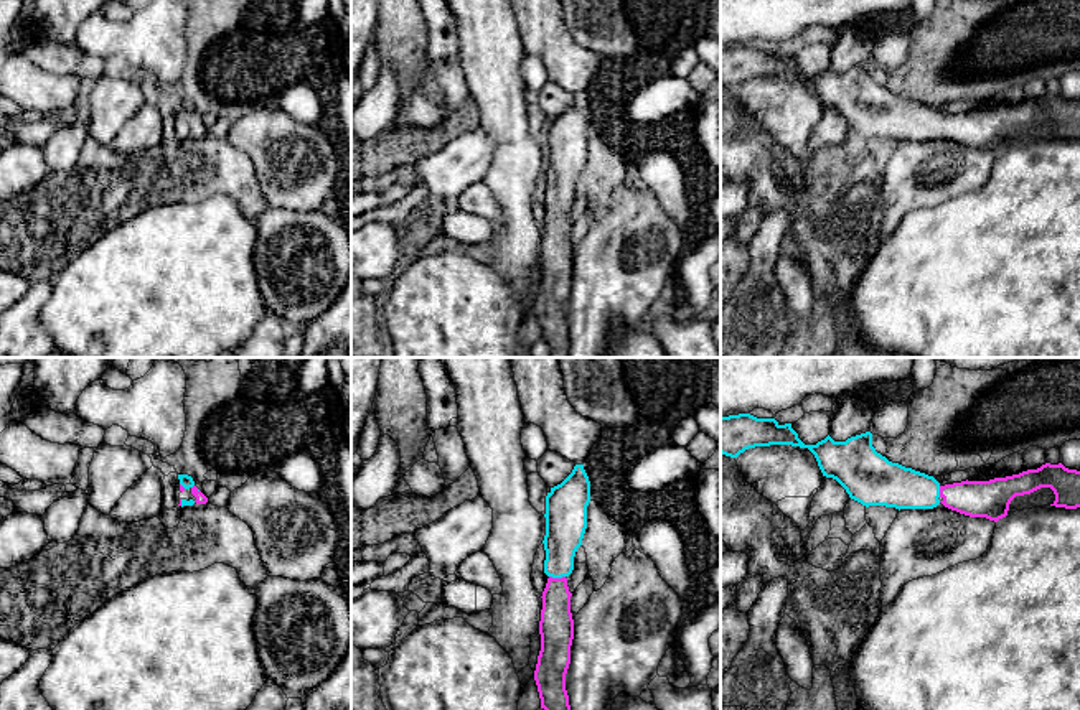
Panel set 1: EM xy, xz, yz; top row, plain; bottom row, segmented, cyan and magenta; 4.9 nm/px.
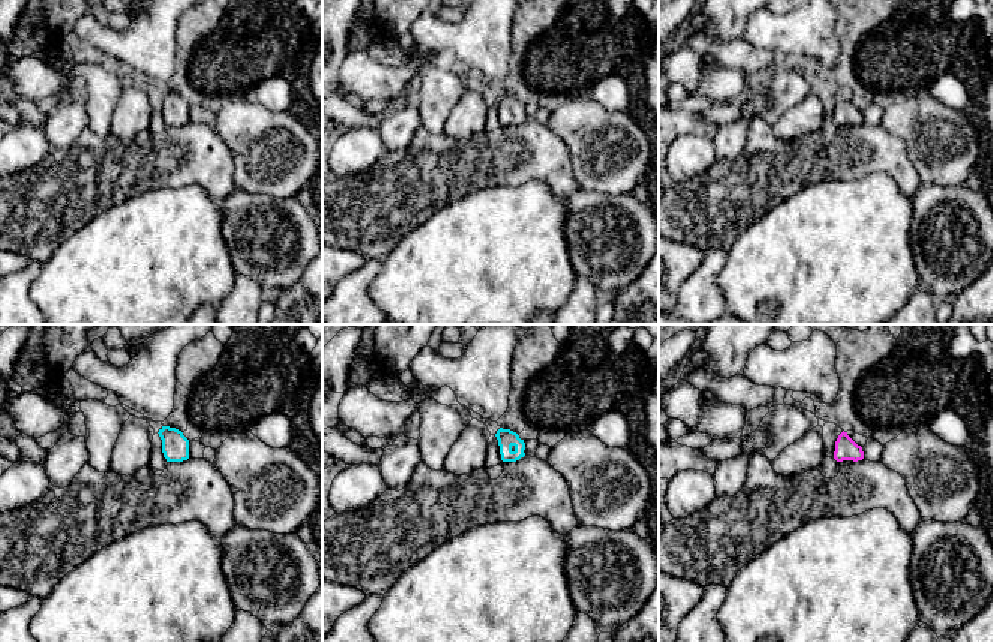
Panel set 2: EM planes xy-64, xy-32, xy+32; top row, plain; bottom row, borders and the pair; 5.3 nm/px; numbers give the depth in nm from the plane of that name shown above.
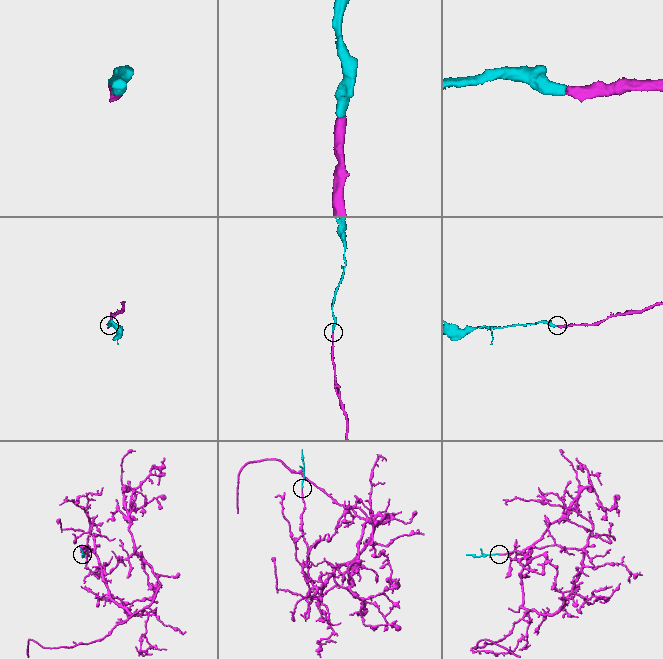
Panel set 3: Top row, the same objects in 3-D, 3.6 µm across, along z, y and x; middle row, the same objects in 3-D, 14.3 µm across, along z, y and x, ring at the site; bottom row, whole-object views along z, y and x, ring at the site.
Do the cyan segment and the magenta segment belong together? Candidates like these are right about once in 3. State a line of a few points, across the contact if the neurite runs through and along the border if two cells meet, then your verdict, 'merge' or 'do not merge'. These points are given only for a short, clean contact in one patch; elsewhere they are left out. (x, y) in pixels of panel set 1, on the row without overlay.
line xz (564, 158), (558, 208), (556, 257); merge

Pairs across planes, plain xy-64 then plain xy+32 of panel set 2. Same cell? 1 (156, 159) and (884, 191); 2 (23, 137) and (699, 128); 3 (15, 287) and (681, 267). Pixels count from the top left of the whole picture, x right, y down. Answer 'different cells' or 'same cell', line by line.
1: different cells
2: different cells
3: different cells

